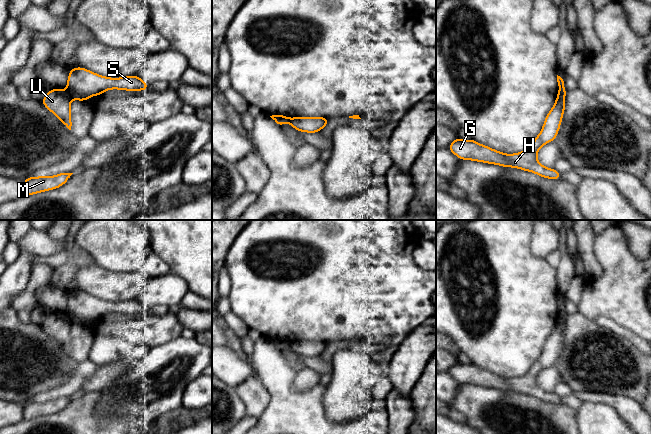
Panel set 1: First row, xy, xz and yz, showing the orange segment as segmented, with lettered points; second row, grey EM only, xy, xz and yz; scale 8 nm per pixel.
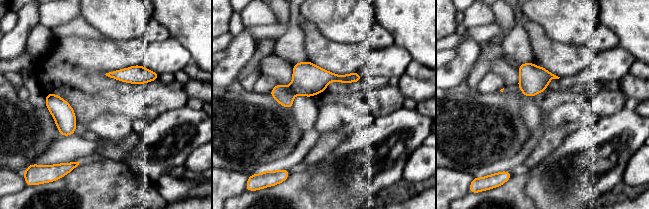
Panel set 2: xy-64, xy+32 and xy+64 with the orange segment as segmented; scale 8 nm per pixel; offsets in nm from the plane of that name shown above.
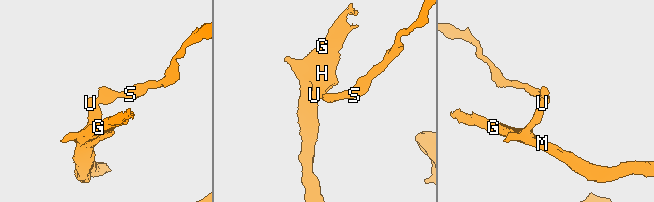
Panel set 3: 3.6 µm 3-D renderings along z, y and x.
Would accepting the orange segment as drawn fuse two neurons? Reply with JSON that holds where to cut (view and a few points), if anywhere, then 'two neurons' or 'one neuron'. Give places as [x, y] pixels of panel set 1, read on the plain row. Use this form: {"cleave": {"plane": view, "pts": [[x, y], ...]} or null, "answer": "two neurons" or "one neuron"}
{"cleave": {"plane": "xy", "pts": [[65, 314], [71, 323]]}, "answer": "two neurons"}

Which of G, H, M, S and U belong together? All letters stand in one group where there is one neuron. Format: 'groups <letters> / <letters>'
groups G H M U / S

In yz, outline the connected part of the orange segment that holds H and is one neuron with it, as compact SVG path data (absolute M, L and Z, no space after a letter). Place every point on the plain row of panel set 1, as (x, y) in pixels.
M558 318L553 332L545 342L541 356L523 376L505 378L482 369L473 363L463 364L458 361L448 370L448 373L460 384L472 384L503 391L518 392L533 396L544 402L559 404L562 398L555 393L550 393L540 388L537 384L537 376L543 369L555 365L564 334L565 321Z

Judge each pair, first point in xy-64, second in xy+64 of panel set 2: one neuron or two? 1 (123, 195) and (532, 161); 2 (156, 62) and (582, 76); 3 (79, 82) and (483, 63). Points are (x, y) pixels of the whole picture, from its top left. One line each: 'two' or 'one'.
1: two
2: one
3: two

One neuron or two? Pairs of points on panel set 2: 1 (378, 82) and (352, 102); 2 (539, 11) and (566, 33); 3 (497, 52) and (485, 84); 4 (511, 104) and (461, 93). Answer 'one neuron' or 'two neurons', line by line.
1: two neurons
2: one neuron
3: two neurons
4: one neuron

